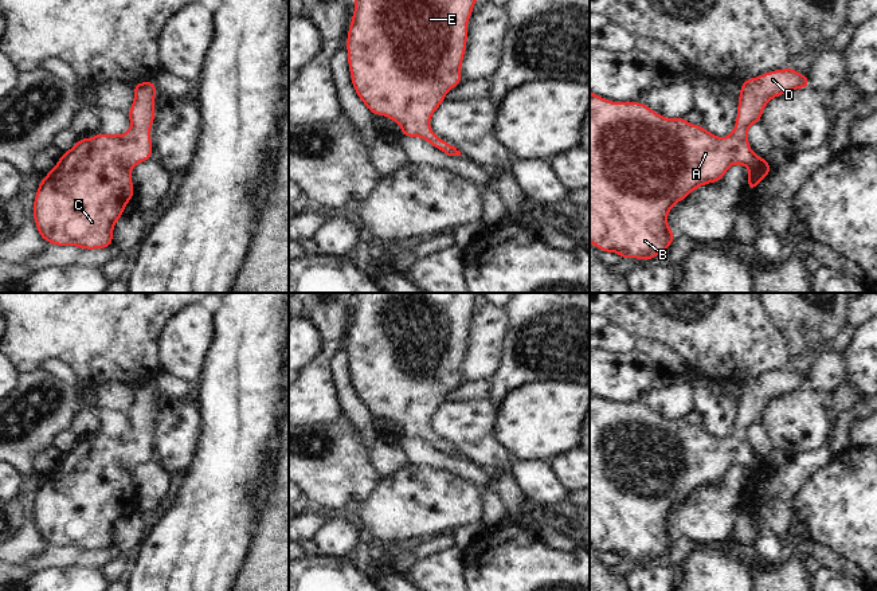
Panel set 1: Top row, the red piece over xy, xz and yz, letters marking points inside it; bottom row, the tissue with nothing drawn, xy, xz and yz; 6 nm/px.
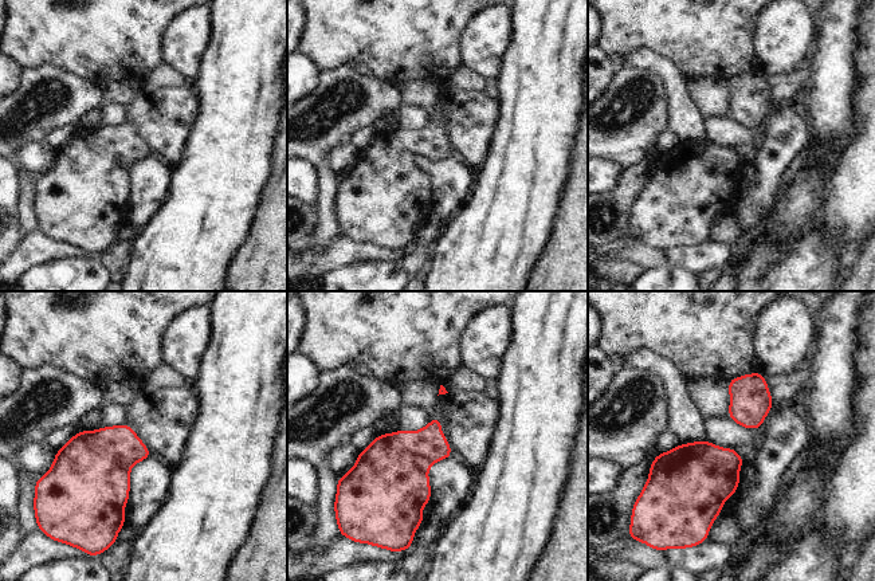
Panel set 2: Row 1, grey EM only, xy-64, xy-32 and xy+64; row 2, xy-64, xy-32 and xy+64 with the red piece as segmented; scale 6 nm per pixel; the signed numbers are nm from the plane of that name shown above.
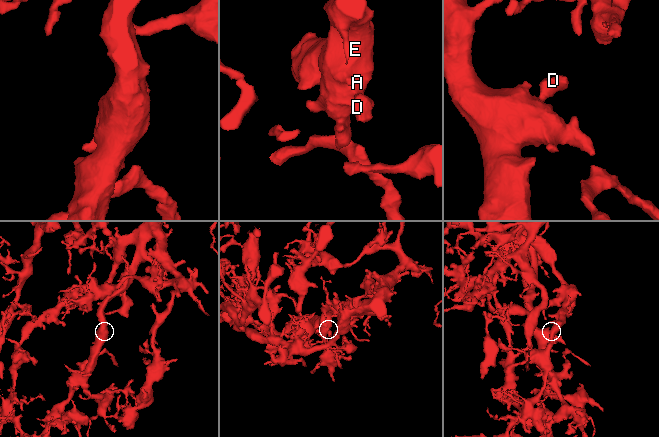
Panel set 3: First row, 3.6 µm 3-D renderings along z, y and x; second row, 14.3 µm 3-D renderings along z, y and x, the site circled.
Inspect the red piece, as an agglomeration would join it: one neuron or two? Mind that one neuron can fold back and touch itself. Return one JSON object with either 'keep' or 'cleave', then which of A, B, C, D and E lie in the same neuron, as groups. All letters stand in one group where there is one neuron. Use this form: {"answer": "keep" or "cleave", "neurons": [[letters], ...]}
{"answer": "keep", "neurons": [["A", "B", "C", "D", "E"]]}

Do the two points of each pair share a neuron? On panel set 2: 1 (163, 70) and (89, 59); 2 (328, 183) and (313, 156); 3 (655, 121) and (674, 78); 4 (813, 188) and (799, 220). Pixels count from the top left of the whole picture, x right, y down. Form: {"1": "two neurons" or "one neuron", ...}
{"1": "two neurons", "2": "one neuron", "3": "two neurons", "4": "one neuron"}

